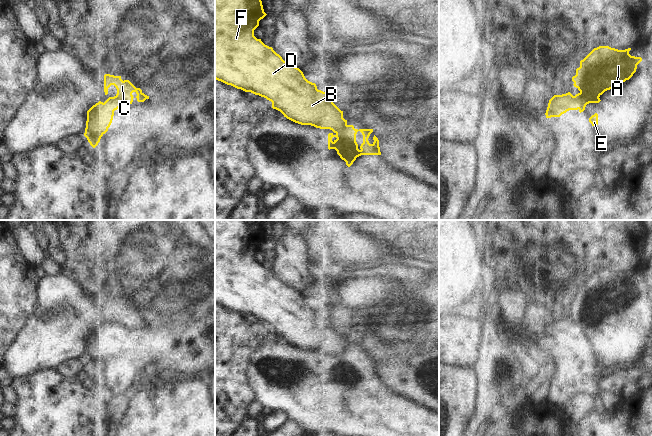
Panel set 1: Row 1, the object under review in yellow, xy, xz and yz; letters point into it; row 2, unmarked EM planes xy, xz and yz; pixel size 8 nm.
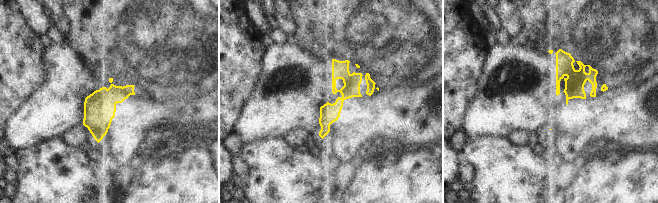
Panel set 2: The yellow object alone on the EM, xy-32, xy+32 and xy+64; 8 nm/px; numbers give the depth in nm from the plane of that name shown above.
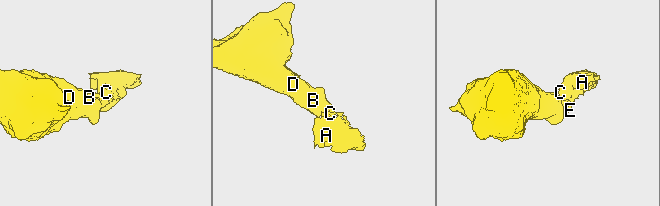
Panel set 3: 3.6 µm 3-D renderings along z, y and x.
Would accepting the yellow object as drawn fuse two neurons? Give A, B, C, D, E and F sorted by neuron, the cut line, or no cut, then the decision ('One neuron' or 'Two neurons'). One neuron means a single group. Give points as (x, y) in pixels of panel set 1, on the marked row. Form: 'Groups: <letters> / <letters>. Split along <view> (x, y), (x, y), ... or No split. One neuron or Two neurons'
Groups: A C E / B D F. Split along xz (346, 124), (340, 130), (333, 131). Two neurons

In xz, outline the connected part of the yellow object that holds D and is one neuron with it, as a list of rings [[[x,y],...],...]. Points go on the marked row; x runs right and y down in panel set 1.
[[[215,0],[215,79],[266,98],[272,102],[273,109],[295,123],[341,131],[347,125],[347,120],[343,118],[343,111],[333,103],[332,93],[318,90],[316,84],[308,81],[299,68],[284,61],[272,47],[254,36],[259,21],[266,15],[261,0]]]

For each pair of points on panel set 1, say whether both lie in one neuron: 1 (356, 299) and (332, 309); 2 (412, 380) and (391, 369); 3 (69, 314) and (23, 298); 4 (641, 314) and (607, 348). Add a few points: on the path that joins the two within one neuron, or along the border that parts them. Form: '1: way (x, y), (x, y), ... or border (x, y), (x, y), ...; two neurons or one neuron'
1: border (330, 299), (357, 311); two neurons
2: way (407, 376), (396, 372); one neuron
3: border (39, 280), (36, 286), (36, 309), (25, 323); two neurons
4: way (633, 322), (615, 340); one neuron

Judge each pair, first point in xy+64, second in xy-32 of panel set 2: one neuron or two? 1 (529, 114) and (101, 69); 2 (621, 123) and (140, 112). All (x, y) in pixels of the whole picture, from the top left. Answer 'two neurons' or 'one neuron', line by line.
1: two neurons
2: one neuron

